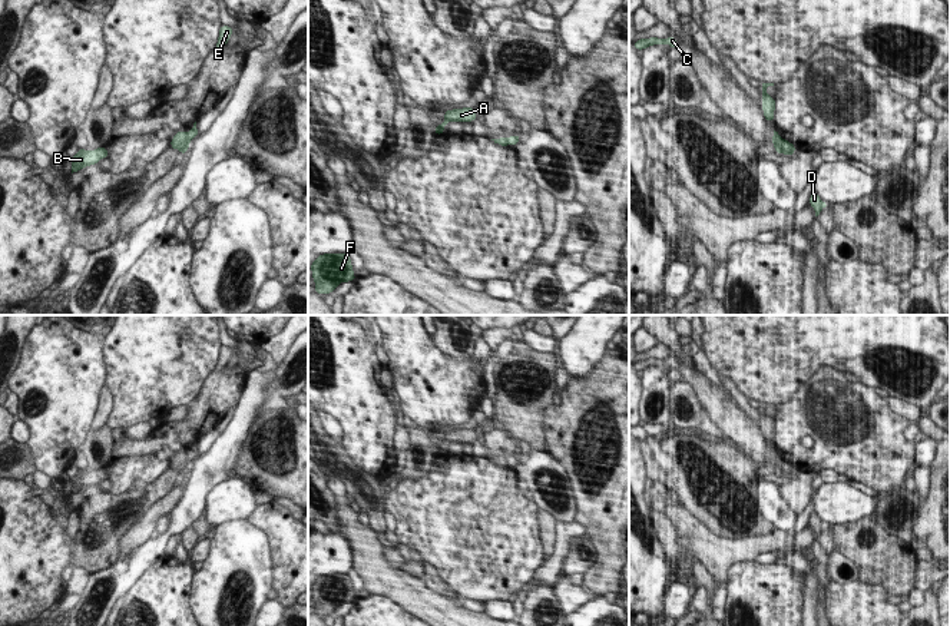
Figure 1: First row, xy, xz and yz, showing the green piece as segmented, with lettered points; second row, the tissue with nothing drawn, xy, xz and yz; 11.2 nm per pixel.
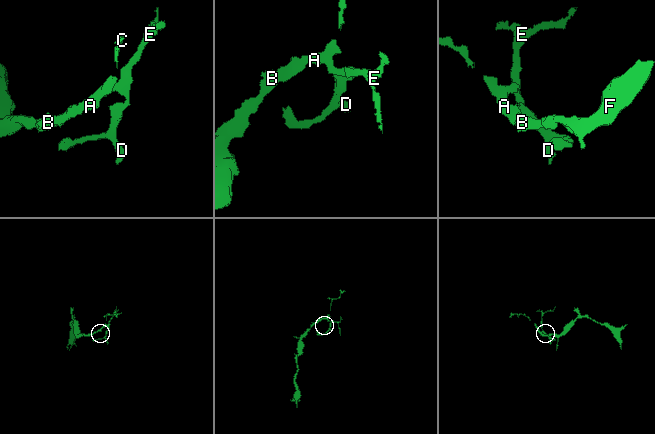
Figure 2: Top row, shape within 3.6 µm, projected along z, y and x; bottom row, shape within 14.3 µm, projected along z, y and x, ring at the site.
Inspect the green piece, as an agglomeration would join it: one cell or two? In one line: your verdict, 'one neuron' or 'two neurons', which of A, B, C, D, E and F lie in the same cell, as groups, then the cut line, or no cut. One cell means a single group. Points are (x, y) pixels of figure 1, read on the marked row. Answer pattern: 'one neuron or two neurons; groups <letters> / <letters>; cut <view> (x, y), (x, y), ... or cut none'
two neurons; groups A B C E F / D; cut yz (775, 132), (773, 141)

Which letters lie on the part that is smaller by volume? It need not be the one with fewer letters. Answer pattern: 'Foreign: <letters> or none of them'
Foreign: D

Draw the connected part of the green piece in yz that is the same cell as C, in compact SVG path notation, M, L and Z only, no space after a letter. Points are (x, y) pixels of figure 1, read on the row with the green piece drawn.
M671 36L668 39L659 39L659 37L639 39L633 43L636 50L643 50L653 44L663 44L663 46L669 44L671 47L678 47L675 36Z

